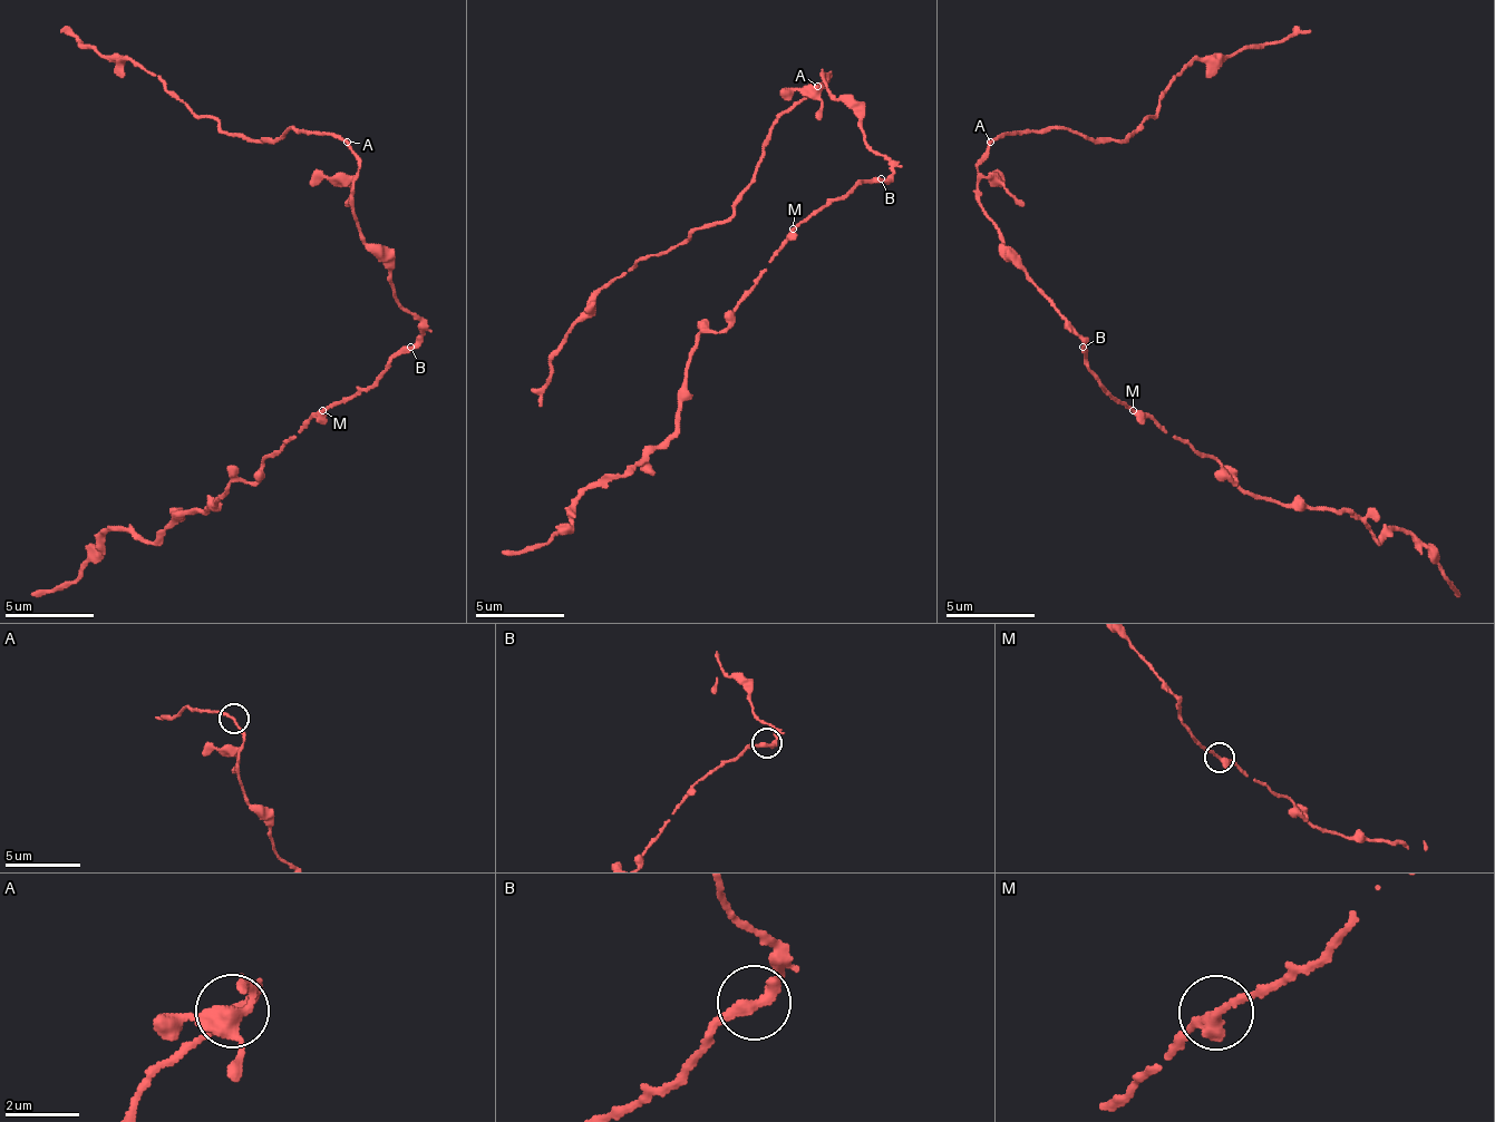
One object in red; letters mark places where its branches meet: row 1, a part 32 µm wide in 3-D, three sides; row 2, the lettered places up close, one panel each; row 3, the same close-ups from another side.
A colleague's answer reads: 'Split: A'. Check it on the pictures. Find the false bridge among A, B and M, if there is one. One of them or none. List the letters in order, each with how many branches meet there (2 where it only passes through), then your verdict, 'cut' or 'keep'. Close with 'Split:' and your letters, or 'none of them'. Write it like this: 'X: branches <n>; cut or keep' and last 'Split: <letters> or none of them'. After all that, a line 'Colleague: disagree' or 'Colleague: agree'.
A: branches 2; keep
B: branches 2; keep
M: branches 2; keep
Split: none of them
Colleague: disagree

